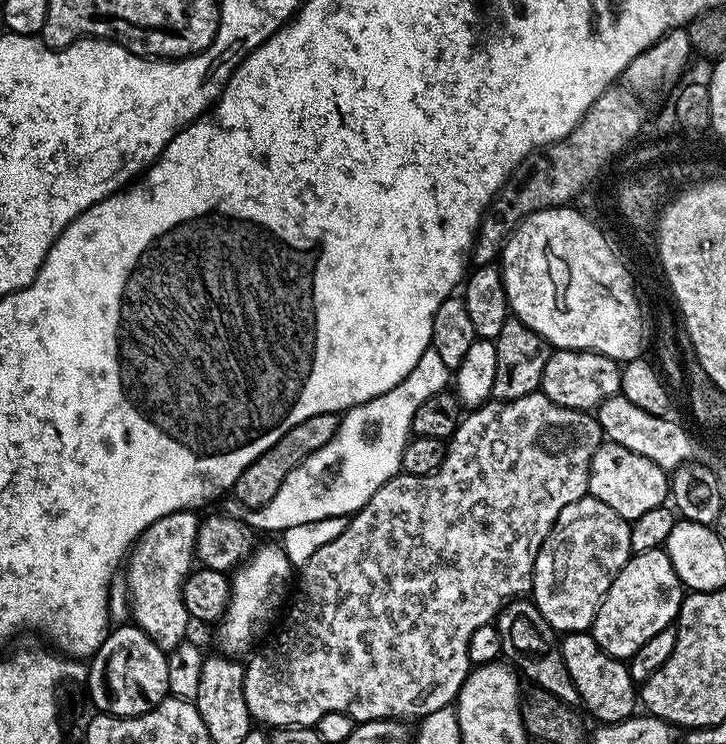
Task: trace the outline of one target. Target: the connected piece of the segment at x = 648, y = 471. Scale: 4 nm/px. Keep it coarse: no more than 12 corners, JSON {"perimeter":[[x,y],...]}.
{"perimeter":[[601,442],[588,495],[631,522],[669,499],[669,473]]}

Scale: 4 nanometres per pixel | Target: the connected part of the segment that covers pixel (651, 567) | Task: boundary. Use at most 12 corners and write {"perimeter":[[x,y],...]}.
{"perimeter":[[663,548],[635,553],[590,634],[627,661],[673,627],[686,589]]}

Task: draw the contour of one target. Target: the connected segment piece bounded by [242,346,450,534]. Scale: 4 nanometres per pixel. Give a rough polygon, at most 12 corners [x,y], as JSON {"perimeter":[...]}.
{"perimeter":[[429,346],[394,390],[343,413],[253,530],[351,517],[401,471],[418,406],[450,369]]}

